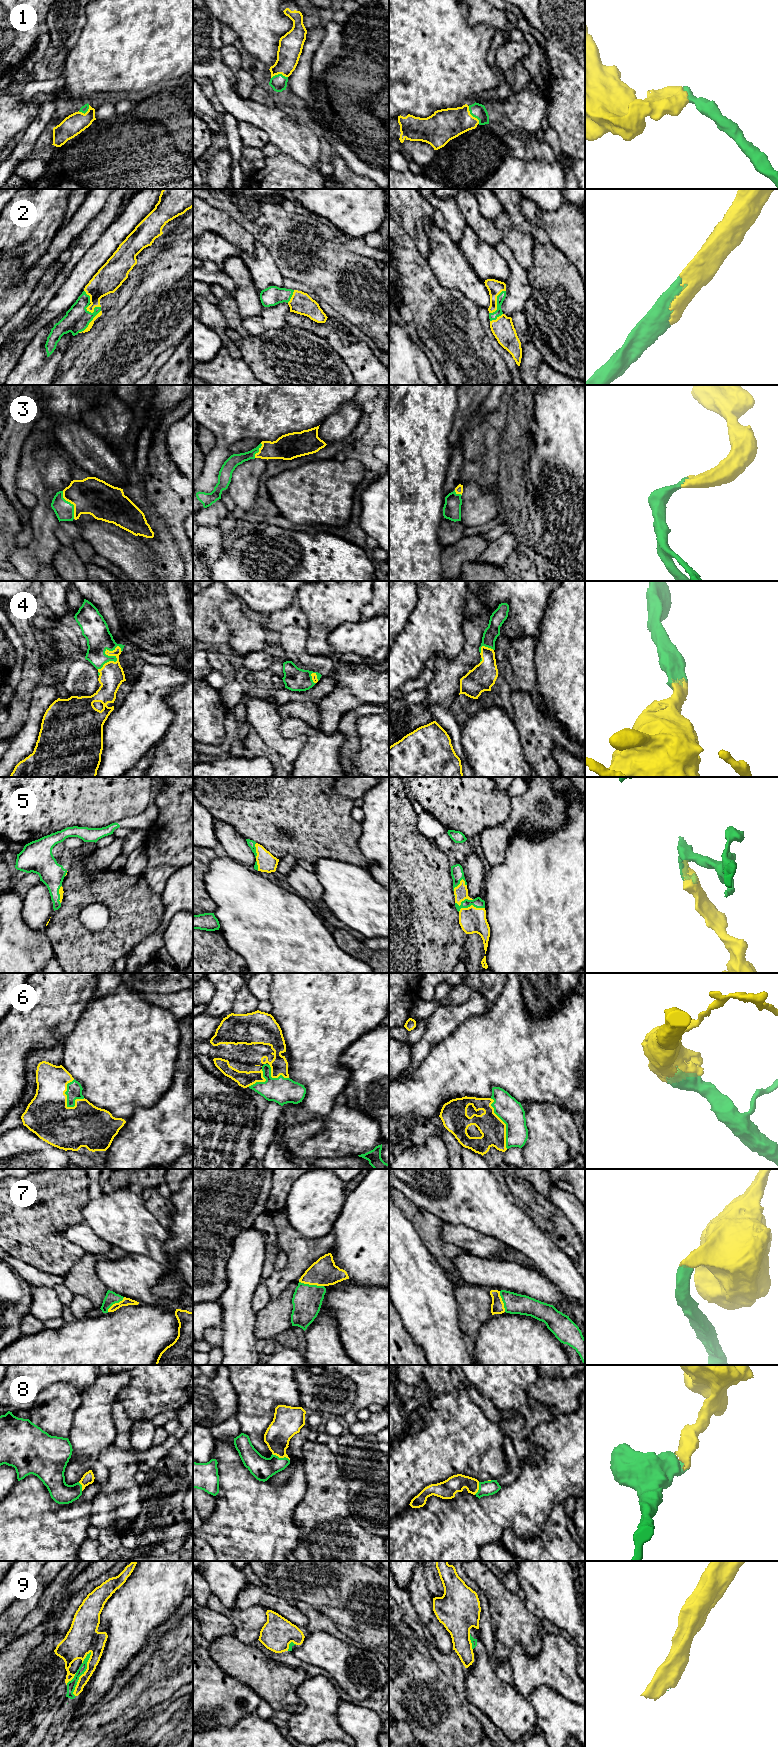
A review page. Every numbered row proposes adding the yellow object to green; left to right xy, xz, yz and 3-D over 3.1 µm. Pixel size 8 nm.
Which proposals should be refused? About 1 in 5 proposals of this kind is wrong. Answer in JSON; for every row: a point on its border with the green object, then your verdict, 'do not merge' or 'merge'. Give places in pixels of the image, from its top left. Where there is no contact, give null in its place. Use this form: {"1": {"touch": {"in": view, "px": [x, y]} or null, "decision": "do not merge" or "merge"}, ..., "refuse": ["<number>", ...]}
{"1": {"touch": {"in": "yz", "px": [472, 115]}, "decision": "merge"}, "2": {"touch": {"in": "yz", "px": [497, 302]}, "decision": "merge"}, "3": {"touch": {"in": "xy", "px": [72, 504]}, "decision": "merge"}, "4": {"touch": {"in": "xy", "px": [114, 656]}, "decision": "merge"}, "5": {"touch": {"in": "yz", "px": [471, 904]}, "decision": "merge"}, "6": {"touch": {"in": "xy", "px": [65, 1092]}, "decision": "merge"}, "7": {"touch": {"in": "xz", "px": [311, 1285]}, "decision": "merge"}, "8": {"touch": {"in": "xz", "px": [281, 1458]}, "decision": "merge"}, "9": {"touch": {"in": "xy", "px": [82, 1673]}, "decision": "do not merge"}, "refuse": ["9"]}

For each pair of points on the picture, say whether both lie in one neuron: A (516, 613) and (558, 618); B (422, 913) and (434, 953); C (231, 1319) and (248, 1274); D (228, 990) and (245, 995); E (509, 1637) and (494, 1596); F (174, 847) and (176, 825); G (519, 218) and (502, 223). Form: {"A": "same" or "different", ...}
{"A": "different", "B": "same", "C": "same", "D": "different", "E": "same", "F": "same", "G": "different"}

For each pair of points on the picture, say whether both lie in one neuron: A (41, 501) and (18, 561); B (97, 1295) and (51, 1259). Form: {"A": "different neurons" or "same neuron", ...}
{"A": "same neuron", "B": "different neurons"}

